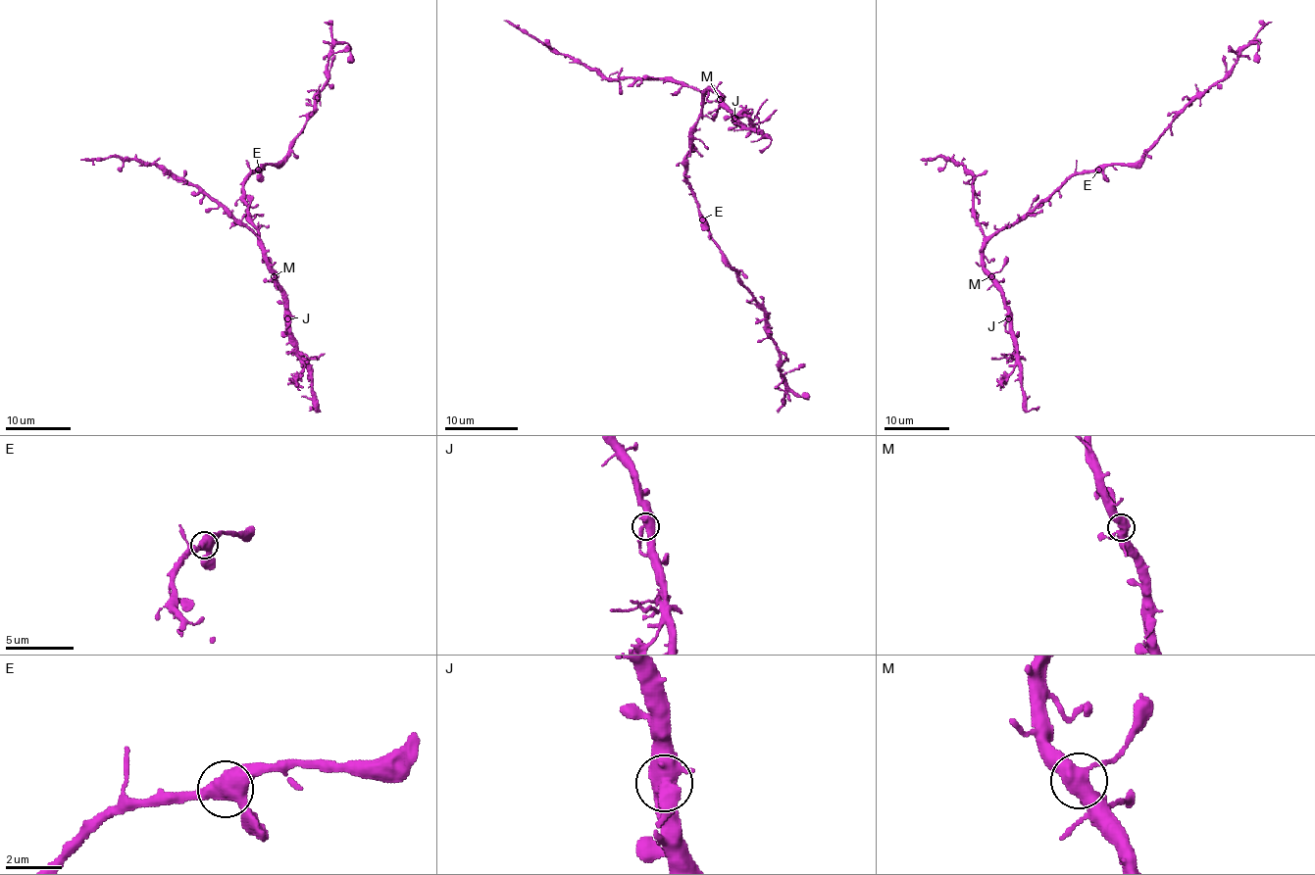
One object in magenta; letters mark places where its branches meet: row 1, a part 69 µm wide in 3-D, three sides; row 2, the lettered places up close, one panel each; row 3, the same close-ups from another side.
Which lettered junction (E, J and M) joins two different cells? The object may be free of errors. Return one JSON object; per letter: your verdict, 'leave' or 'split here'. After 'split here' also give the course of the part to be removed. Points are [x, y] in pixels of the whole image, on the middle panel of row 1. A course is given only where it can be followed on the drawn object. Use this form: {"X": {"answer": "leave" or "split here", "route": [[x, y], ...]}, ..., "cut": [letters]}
{"E": {"answer": "leave"}, "J": {"answer": "leave"}, "M": {"answer": "leave"}, "cut": []}

